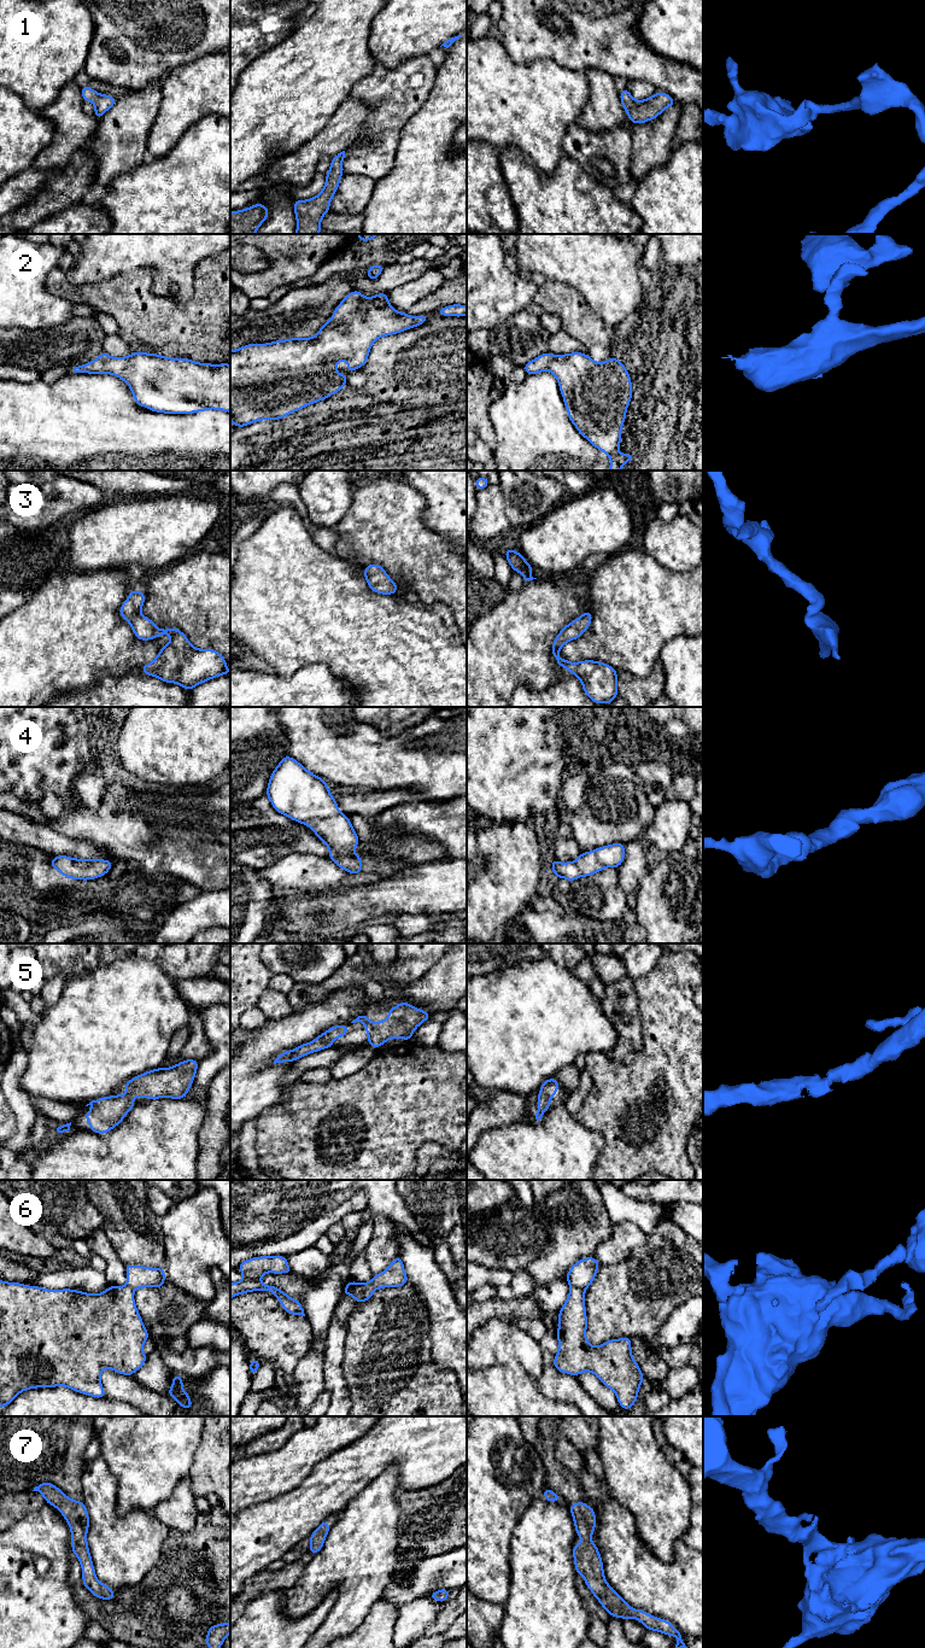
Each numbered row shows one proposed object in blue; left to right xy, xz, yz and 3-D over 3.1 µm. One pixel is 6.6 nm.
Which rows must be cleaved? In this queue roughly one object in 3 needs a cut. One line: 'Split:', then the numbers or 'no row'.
Split: 6

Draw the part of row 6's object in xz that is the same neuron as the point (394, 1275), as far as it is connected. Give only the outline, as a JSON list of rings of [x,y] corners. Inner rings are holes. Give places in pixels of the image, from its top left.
[[[398,1256],[382,1273],[375,1274],[369,1282],[365,1282],[362,1302],[369,1301],[377,1288],[399,1287],[406,1285],[408,1281],[402,1257]]]

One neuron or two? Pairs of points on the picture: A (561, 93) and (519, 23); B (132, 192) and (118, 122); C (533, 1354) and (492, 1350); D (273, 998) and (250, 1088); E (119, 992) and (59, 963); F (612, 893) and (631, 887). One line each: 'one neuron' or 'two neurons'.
A: two neurons
B: two neurons
C: one neuron
D: two neurons
E: two neurons
F: two neurons

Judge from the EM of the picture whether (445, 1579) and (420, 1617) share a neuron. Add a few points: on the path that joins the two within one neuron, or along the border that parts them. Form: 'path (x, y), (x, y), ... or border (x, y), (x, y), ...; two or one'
path (433, 1579), (414, 1597), (414, 1605); one

